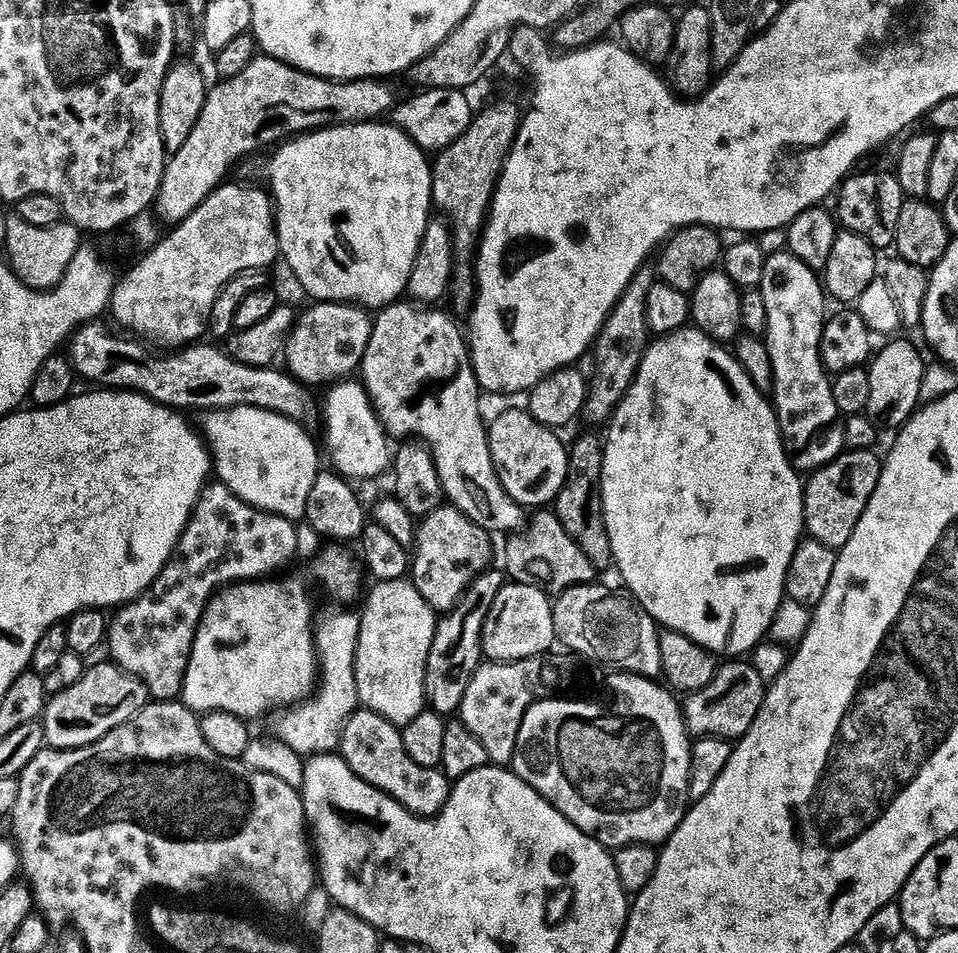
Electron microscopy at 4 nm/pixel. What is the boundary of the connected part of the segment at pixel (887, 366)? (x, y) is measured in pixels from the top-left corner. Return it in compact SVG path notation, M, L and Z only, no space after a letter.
M893 339L884 349L875 353L867 369L870 382L870 400L866 405L866 415L878 430L893 428L899 430L916 415L921 407L922 382L926 359L908 340Z

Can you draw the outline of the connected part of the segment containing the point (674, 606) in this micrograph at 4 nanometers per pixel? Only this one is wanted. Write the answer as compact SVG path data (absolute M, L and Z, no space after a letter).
M695 326L685 327L655 342L647 345L629 392L619 401L614 413L617 428L613 430L608 444L606 440L602 448L604 465L598 483L600 499L604 501L604 521L610 534L614 568L615 571L620 571L625 586L629 588L627 591L631 599L635 600L661 629L686 634L686 638L713 654L728 651L732 655L729 657L744 658L747 657L744 656L747 652L754 651L771 633L774 618L786 599L788 571L806 532L805 485L802 483L801 473L793 468L791 460L788 459L788 451L784 449L784 439L780 433L775 407L765 393L756 389L743 364L725 345L717 344Z

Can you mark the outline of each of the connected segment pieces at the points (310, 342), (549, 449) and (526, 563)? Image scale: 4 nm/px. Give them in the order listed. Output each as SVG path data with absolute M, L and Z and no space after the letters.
M316 302L308 313L297 319L286 345L287 371L301 384L331 386L349 379L352 371L364 363L364 351L372 336L373 321L369 313L359 306Z
M526 410L504 412L488 429L488 445L498 478L510 494L525 509L540 510L551 505L568 482L569 449L557 433L542 425Z
M540 510L527 521L519 534L513 535L508 544L508 572L513 581L526 586L538 586L543 592L559 594L593 583L597 579L598 569L582 554L582 550L566 534L562 522L558 522L555 511Z

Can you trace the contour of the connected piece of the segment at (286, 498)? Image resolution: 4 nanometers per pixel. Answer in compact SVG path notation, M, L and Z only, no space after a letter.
M231 408L205 412L202 435L212 453L214 472L242 502L293 522L304 520L310 490L322 471L309 429L277 412Z

